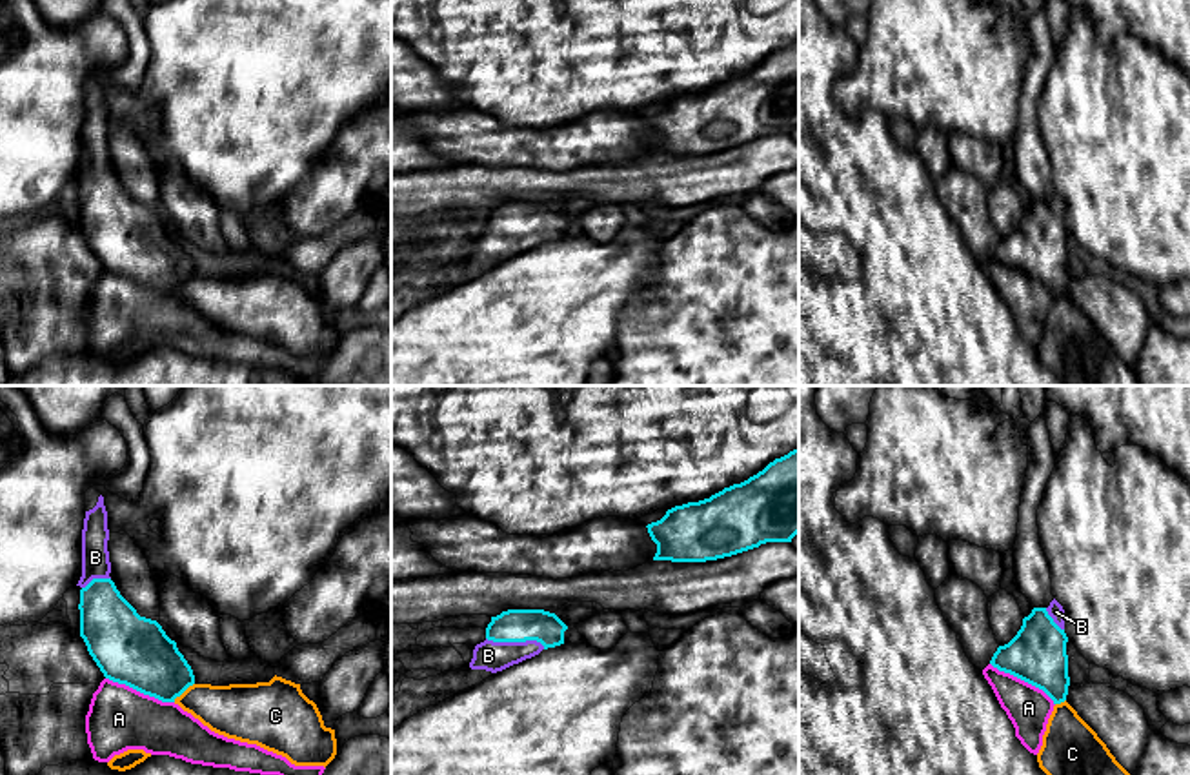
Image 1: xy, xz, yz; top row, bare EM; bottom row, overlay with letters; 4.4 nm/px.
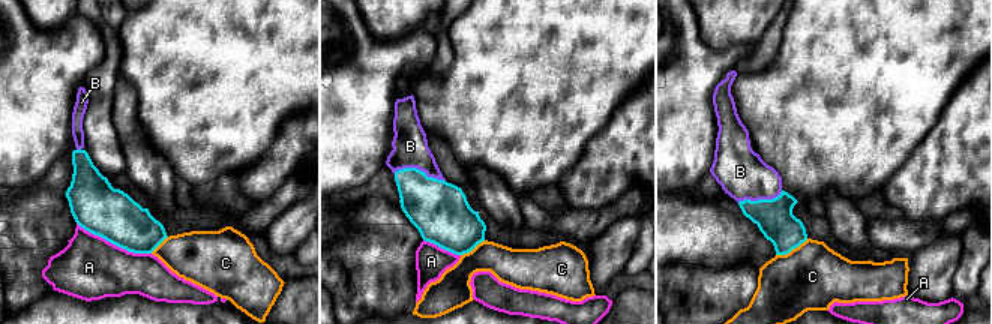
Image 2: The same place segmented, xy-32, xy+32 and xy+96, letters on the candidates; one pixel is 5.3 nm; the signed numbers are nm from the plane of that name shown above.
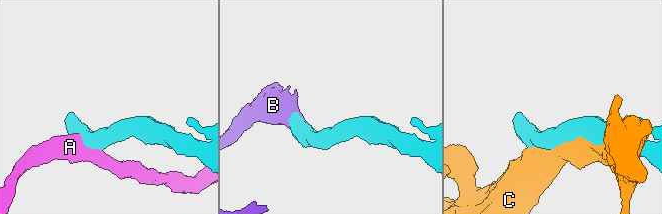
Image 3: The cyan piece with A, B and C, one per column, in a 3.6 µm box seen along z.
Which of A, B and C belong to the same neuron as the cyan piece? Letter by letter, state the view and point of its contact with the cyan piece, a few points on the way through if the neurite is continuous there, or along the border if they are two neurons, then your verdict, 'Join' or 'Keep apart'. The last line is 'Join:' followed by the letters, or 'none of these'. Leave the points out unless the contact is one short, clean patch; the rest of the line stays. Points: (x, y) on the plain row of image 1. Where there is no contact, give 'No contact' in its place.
A: Touches cyan at xy (141, 284). Keep apart
B: Touches cyan at xz (515, 233). Path across: xz (515, 217), (515, 233), (488, 248). Join
C: Touches cyan at xy (182, 284). Keep apart
Join: B

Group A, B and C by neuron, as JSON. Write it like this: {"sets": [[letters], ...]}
{"sets": [["A"], ["B"], ["C"]]}

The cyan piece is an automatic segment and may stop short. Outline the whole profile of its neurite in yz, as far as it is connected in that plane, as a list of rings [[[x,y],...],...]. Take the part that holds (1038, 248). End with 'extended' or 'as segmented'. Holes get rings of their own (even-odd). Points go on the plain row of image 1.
[[[1054,191],[1048,200],[1034,200],[1023,211],[1017,227],[997,240],[990,257],[1043,282],[1054,297],[1061,297],[1070,278],[1066,235],[1064,202]]]; extended

